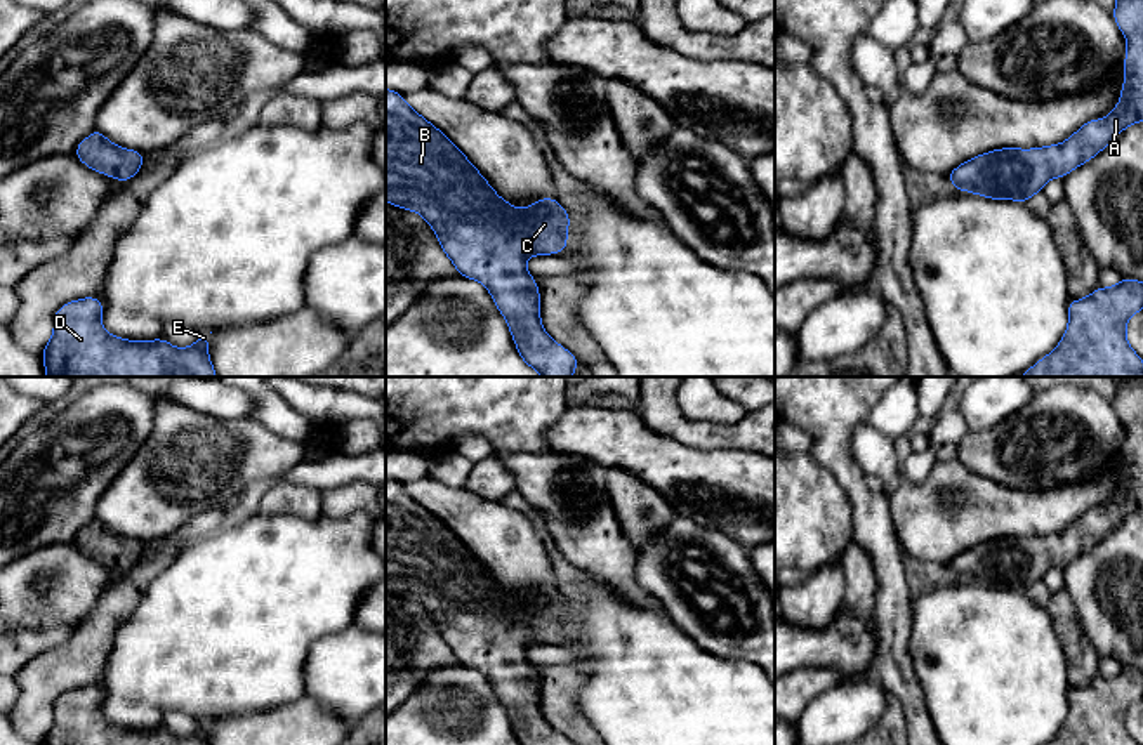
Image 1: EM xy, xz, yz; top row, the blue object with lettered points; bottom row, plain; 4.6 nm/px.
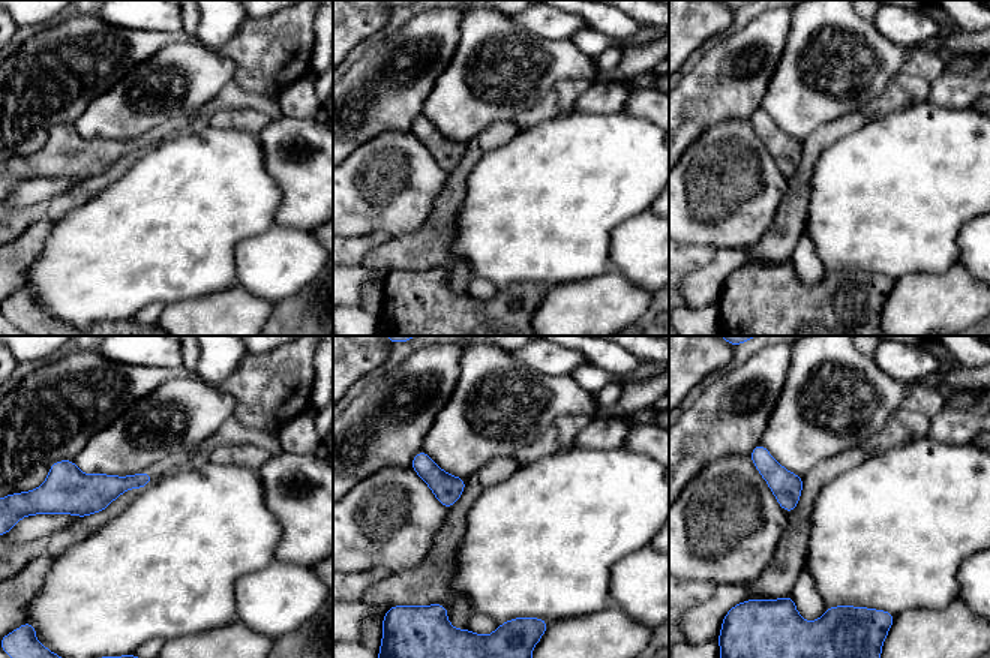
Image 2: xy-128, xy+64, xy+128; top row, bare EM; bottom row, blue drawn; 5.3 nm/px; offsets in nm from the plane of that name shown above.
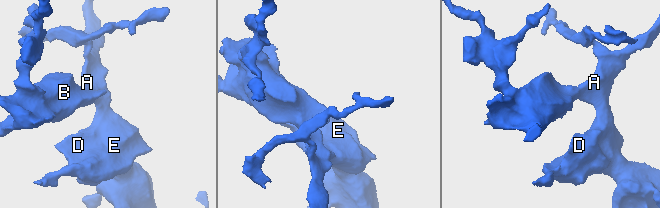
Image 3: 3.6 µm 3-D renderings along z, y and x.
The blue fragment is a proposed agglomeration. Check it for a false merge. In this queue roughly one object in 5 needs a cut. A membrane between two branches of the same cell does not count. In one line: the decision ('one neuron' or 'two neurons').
one neuron

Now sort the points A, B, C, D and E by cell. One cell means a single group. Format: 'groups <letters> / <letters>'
groups A B C D E

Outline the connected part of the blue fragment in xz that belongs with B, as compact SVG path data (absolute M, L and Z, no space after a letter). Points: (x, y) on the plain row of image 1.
M386 478L386 590L419 601L438 623L459 663L485 672L509 714L519 745L573 745L545 722L540 712L538 674L525 658L530 644L566 639L570 603L552 587L540 587L530 597L509 594L441 519L413 500L403 483L389 478Z

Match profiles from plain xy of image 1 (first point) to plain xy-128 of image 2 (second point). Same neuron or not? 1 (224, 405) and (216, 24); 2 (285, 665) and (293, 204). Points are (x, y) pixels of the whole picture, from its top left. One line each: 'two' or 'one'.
1: two
2: two

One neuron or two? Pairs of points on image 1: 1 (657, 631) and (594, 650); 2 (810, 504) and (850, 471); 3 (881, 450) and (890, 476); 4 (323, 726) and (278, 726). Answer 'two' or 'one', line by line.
1: one
2: two
3: one
4: one

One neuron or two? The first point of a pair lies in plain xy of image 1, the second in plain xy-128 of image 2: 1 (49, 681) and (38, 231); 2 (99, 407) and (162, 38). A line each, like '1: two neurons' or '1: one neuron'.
1: one neuron
2: one neuron

